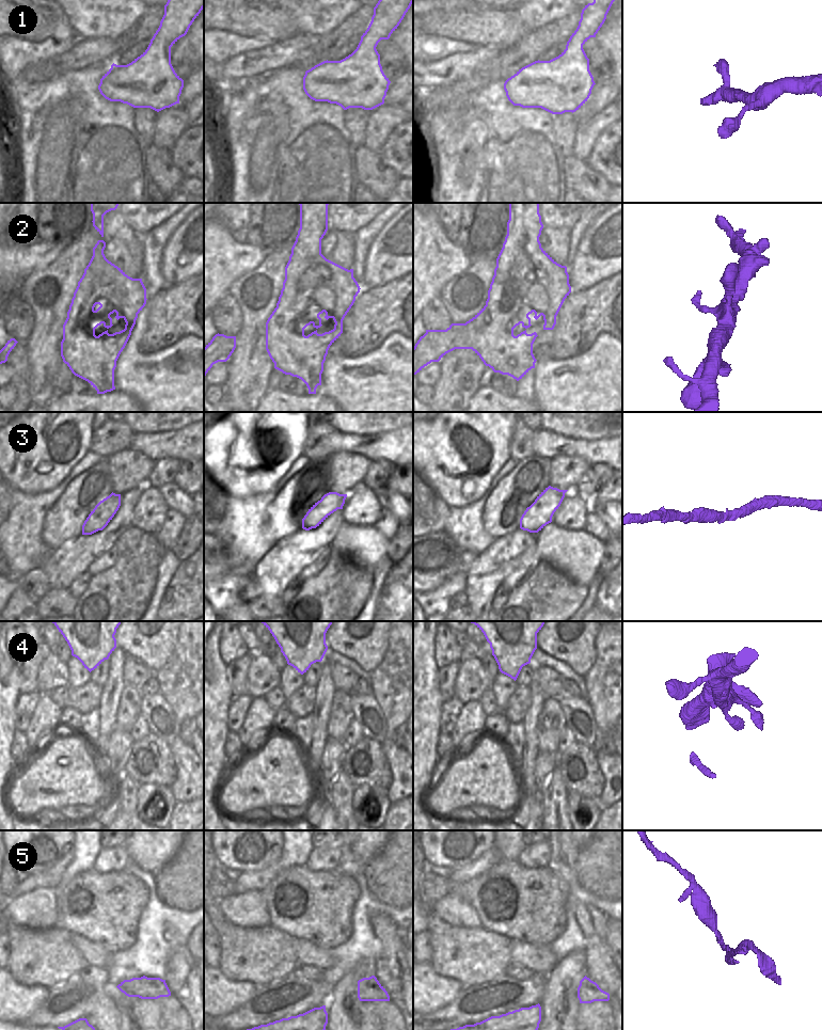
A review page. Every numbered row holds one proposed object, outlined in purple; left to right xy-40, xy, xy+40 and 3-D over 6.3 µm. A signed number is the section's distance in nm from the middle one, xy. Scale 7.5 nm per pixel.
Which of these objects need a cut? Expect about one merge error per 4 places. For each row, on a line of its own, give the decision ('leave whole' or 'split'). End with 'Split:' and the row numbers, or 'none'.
1: leave whole
2: leave whole
3: leave whole
4: leave whole
5: leave whole
Split: none

